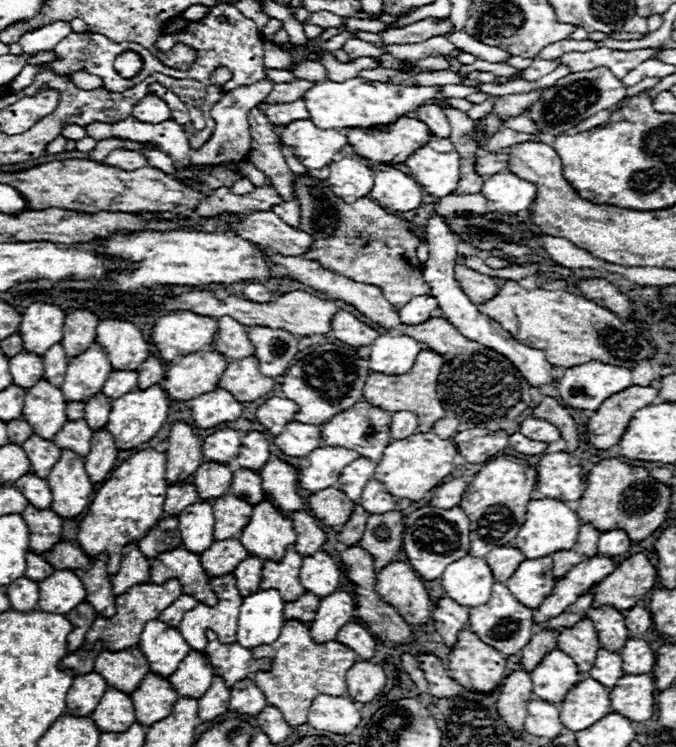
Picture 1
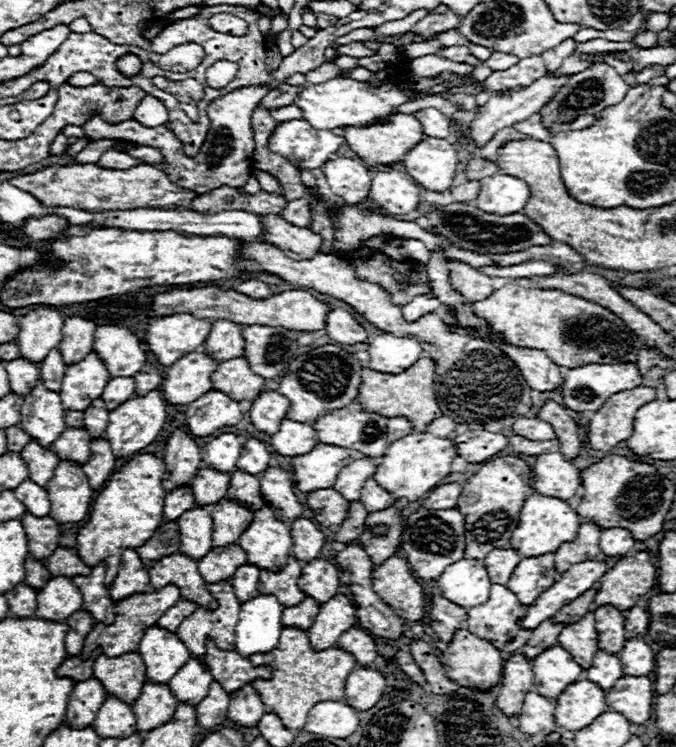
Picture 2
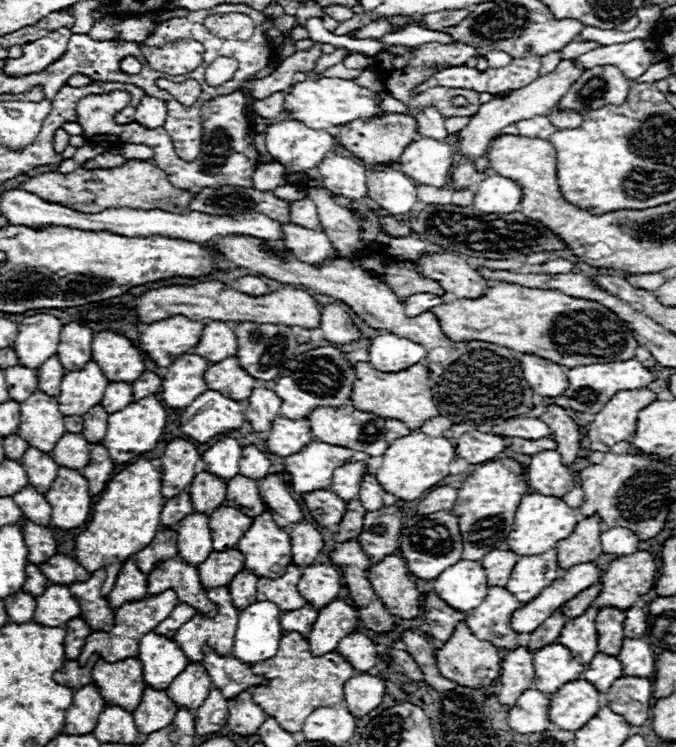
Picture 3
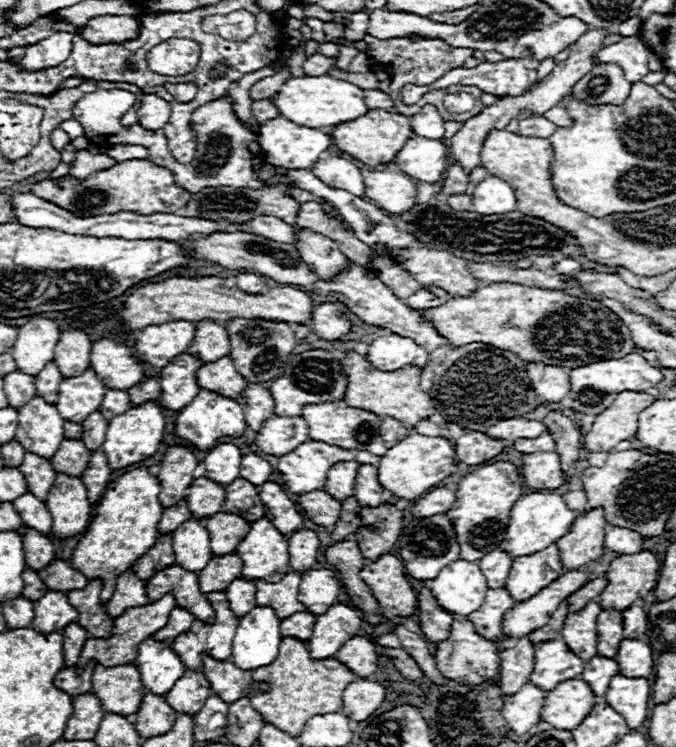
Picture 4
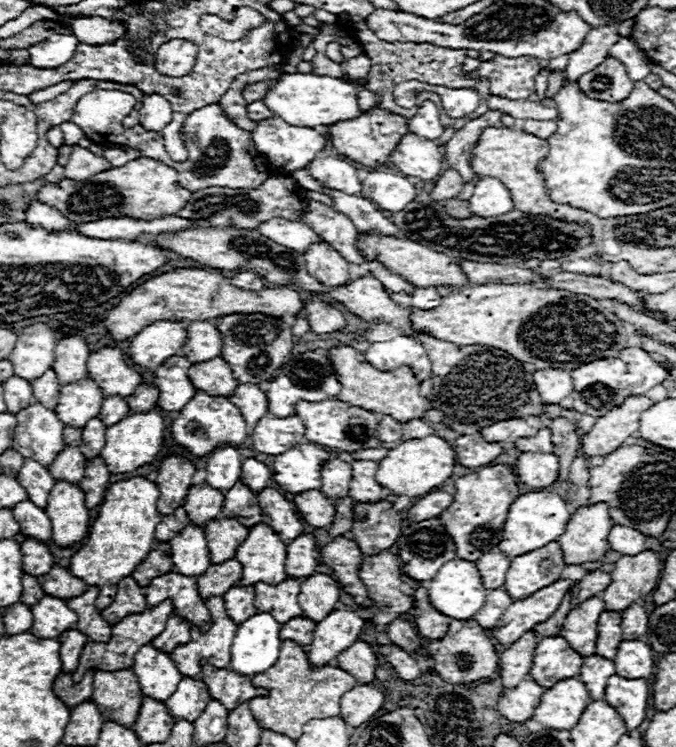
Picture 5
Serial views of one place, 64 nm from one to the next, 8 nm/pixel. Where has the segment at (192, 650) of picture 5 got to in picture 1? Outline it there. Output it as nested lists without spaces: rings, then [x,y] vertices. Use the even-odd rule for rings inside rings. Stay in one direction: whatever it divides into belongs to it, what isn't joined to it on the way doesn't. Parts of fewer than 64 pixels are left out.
[[[234,572],[212,578],[212,580],[210,580],[210,586],[214,588],[218,604],[216,604],[216,606],[206,606],[206,604],[200,602],[196,608],[192,608],[190,612],[186,612],[184,618],[182,618],[182,622],[178,624],[178,630],[182,632],[182,636],[184,636],[184,640],[190,644],[190,648],[192,648],[192,650],[200,650],[200,652],[204,652],[204,648],[206,648],[206,636],[204,636],[204,630],[206,630],[206,628],[214,630],[224,644],[236,642],[238,612],[240,612],[240,604],[242,604],[242,596],[240,596],[238,588],[236,588],[236,576],[234,576]]]

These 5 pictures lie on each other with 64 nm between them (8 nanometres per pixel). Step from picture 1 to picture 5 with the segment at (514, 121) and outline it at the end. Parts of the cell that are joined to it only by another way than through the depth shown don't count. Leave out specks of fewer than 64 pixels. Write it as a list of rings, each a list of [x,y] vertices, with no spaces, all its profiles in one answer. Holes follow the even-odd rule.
[[[528,118],[528,120],[524,120],[522,130],[546,140],[550,134],[556,132],[556,122],[554,122],[554,120],[530,120],[530,118]]]

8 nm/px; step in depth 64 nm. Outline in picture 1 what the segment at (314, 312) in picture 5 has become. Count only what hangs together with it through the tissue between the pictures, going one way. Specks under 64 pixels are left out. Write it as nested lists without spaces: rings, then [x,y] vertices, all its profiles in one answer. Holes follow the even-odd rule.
[[[340,310],[334,320],[332,320],[332,332],[336,336],[336,340],[348,344],[348,346],[370,346],[374,338],[378,338],[380,334],[366,326],[364,322],[360,322],[358,318],[354,318],[350,312],[344,312]]]

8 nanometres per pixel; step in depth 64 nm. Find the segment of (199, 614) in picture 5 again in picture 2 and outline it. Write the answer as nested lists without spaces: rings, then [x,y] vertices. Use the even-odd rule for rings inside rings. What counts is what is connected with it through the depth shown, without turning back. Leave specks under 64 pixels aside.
[[[182,552],[164,556],[154,562],[154,566],[148,570],[150,572],[150,584],[154,588],[162,588],[166,584],[178,584],[182,598],[194,600],[202,608],[218,608],[218,602],[212,598],[208,592],[208,584],[204,582],[198,562]]]

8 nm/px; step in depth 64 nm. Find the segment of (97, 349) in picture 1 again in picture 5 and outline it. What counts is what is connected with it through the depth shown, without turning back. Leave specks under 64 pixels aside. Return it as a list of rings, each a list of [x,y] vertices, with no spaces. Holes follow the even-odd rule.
[[[86,374],[86,378],[60,388],[60,400],[56,406],[58,418],[74,428],[84,428],[92,416],[98,416],[102,398],[104,394],[100,386]]]

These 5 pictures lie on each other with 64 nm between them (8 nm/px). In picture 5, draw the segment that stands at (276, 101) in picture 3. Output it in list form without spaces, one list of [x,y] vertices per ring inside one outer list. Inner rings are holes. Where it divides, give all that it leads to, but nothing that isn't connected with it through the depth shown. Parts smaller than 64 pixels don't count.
[[[258,100],[258,102],[252,102],[252,104],[248,104],[248,116],[252,118],[252,120],[266,120],[266,118],[272,118],[274,116],[274,112],[270,112],[268,110],[268,106],[262,102],[262,100]]]

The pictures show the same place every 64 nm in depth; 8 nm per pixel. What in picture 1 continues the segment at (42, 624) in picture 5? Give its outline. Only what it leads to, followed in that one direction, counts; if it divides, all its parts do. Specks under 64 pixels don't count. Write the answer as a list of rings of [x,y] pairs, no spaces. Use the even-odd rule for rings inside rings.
[[[54,570],[46,580],[40,582],[38,608],[44,612],[68,614],[86,596],[82,580],[74,570]]]

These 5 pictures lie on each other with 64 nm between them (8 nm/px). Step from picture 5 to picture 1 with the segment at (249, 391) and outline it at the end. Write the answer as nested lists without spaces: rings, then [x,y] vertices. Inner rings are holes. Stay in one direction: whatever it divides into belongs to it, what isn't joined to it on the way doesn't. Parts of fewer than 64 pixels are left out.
[[[272,396],[256,410],[256,418],[266,430],[270,430],[274,436],[278,436],[280,432],[284,432],[286,424],[294,422],[296,412],[298,412],[298,404],[290,402],[288,398]]]

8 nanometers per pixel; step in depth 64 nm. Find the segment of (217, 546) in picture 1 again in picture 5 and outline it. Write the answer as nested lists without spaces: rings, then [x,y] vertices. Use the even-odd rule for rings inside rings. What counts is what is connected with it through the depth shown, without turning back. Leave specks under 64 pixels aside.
[[[236,558],[224,560],[220,564],[210,564],[202,576],[198,576],[198,592],[204,598],[224,596],[232,584],[242,578],[242,564]]]

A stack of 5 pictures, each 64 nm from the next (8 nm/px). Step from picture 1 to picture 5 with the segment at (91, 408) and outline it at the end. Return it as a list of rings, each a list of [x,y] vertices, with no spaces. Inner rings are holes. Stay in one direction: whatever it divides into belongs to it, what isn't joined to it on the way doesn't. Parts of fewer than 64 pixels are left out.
[[[98,416],[86,422],[84,432],[82,432],[82,446],[80,446],[86,458],[94,458],[100,454],[104,446],[104,434],[106,434],[106,426]]]

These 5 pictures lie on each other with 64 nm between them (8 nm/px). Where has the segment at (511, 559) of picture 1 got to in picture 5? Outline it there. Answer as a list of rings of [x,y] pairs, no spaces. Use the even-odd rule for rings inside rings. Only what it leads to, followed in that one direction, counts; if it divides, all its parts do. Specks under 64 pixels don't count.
[[[488,552],[478,562],[478,572],[482,572],[482,580],[486,580],[486,588],[500,588],[504,584],[506,570],[510,568],[510,558],[502,552]]]

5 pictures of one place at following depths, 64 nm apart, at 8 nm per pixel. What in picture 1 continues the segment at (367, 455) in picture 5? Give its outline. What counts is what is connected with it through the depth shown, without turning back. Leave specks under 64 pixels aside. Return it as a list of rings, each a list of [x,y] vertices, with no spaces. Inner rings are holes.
[[[330,446],[318,448],[300,460],[300,466],[298,466],[300,486],[310,492],[336,486],[344,466],[354,460],[358,460],[358,452],[354,450],[330,448]]]

